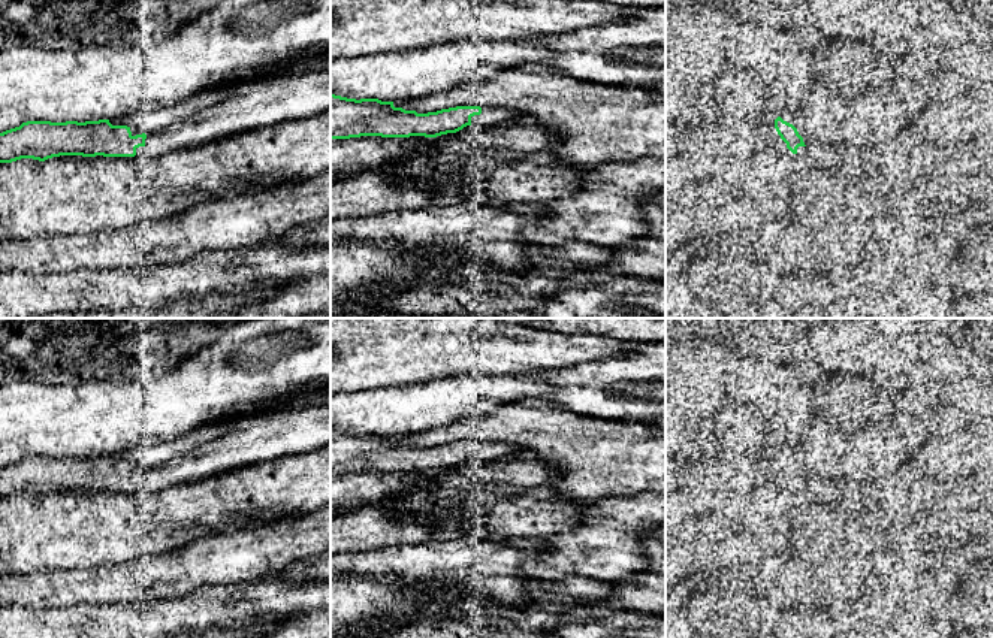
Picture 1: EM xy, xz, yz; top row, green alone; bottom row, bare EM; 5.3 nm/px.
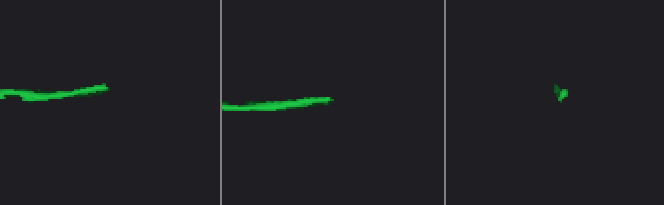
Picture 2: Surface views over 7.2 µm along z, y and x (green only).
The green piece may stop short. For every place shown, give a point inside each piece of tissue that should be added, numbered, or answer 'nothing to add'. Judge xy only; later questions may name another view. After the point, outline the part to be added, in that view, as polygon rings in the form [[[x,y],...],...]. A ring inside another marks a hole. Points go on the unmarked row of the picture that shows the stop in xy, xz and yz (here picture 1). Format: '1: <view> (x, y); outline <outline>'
1: xy (286, 432); outline [[[331,403],[281,409],[245,420],[232,432],[147,469],[136,490],[163,490],[202,481],[239,466],[331,445]]]

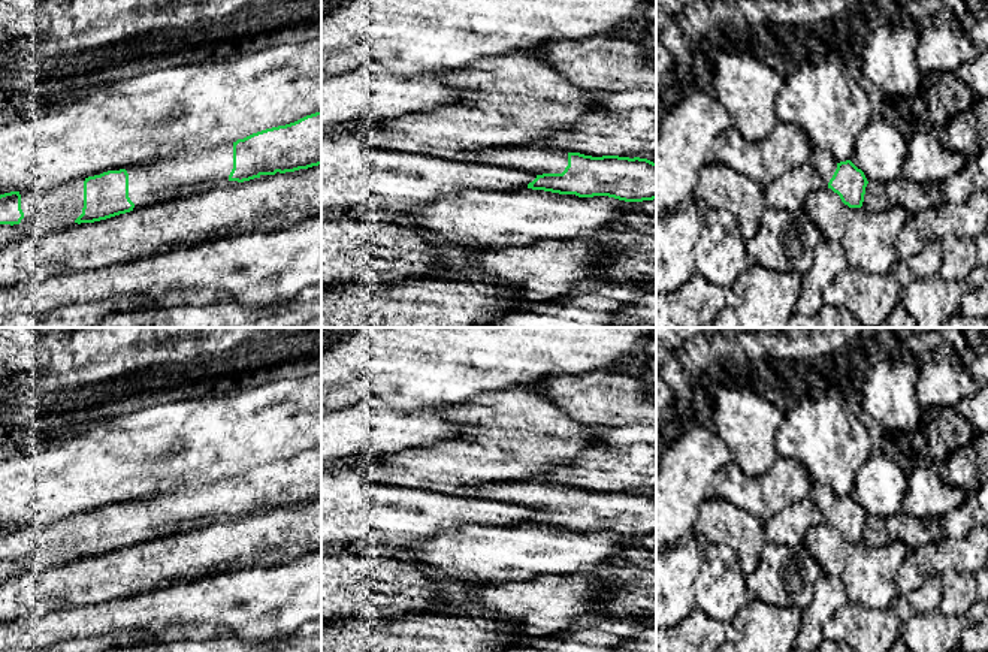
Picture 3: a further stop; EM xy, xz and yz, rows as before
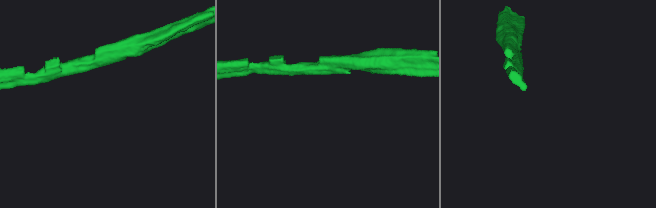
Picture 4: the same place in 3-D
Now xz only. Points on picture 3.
1: xz (532, 494); outline [[[501,482],[474,486],[481,499],[519,504],[528,508],[562,508],[568,501],[568,486],[531,482]]]

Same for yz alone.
1: yz (821, 494); outline [[[812,482],[810,498],[821,510],[822,516],[828,520],[837,504],[837,495],[833,492],[831,486],[821,482]]]

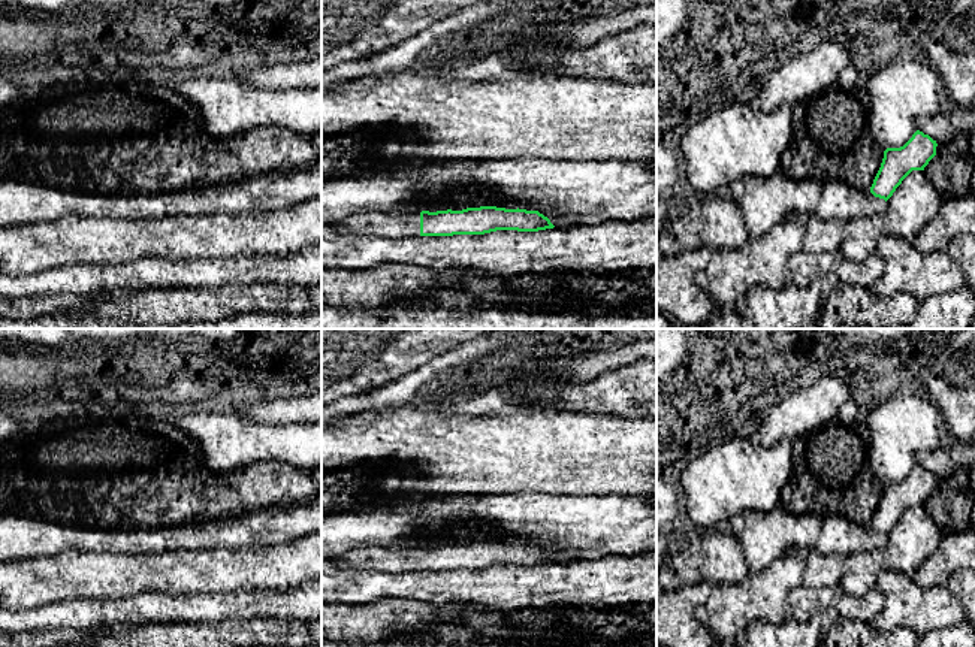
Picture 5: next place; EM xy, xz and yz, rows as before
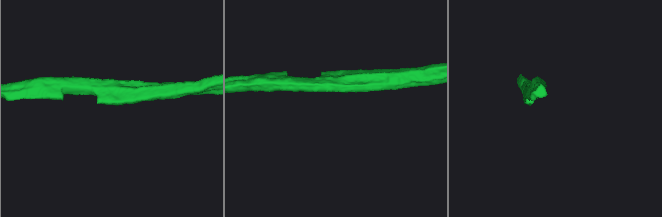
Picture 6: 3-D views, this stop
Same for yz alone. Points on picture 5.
nothing to add

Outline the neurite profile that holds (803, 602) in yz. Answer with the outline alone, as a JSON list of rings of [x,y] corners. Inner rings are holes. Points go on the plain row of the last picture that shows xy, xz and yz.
[[[799,586],[787,596],[787,619],[805,622],[825,610],[834,610],[839,617],[872,623],[884,608],[884,595],[873,587],[863,596],[851,596],[840,586]]]

